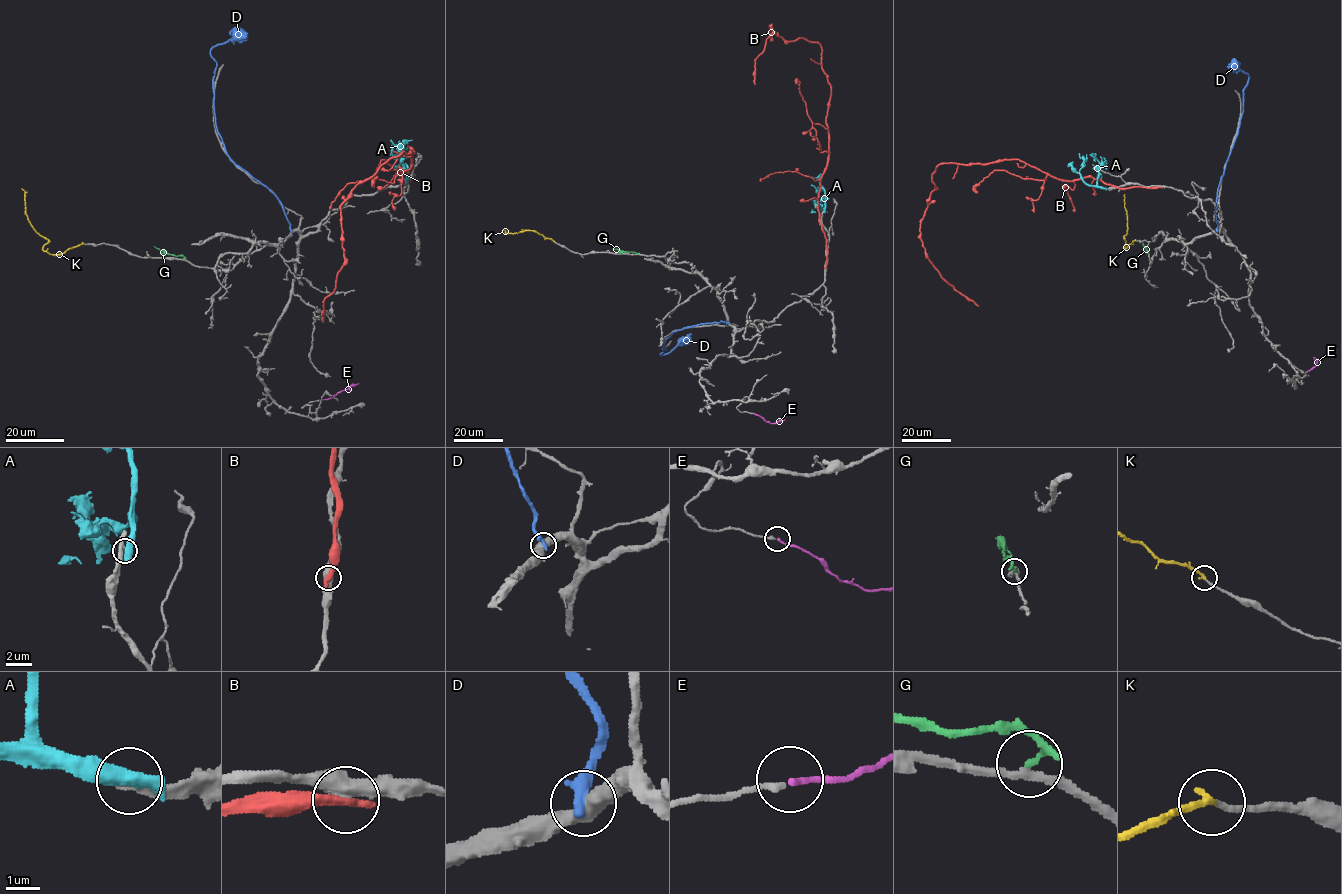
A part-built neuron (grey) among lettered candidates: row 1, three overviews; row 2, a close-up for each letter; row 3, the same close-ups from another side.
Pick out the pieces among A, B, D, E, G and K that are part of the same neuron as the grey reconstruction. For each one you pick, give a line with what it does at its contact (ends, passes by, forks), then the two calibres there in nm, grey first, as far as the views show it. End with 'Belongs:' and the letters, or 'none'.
E: it ends there; 200 nm thick on the grey side, 170 nm on the other
K: it ends there; 170 nm thick on the grey side, 240 nm on the other
Belongs: E, K

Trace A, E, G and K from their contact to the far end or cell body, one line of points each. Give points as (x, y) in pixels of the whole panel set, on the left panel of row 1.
A: (405, 181), (404, 157), (401, 149), (391, 140)
E: (323, 399), (358, 383)
G: (183, 258), (154, 247)
K: (83, 244), (59, 255), (44, 251), (43, 247), (48, 240), (31, 225), (25, 213), (25, 192), (21, 188)

